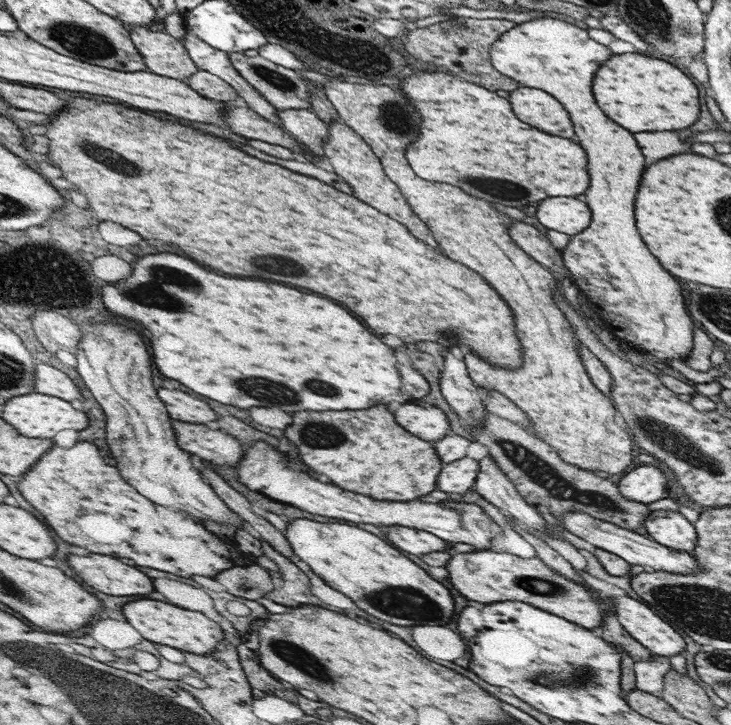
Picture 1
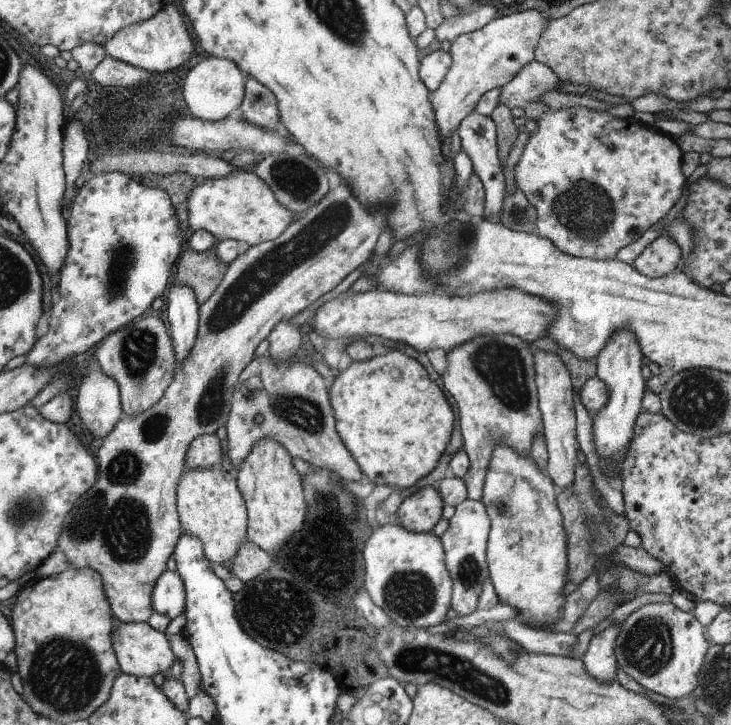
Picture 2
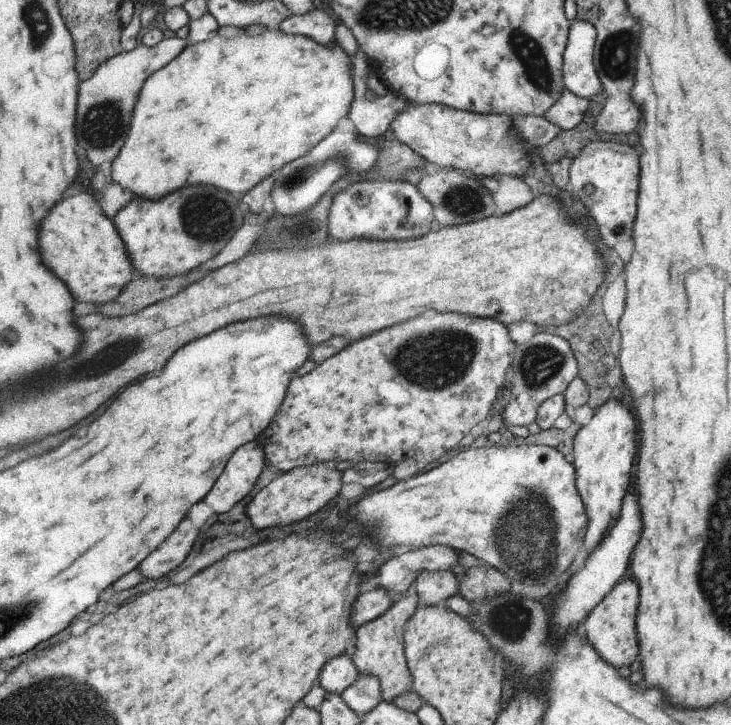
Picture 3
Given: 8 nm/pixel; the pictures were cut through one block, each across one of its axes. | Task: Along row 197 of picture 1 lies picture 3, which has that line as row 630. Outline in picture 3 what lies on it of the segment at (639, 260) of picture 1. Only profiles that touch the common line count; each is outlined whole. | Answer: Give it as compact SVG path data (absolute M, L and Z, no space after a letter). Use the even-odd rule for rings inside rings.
M622 580L610 590L610 594L588 614L582 628L588 644L614 668L630 666L638 658L636 640L636 612L638 612L638 586L634 580Z

